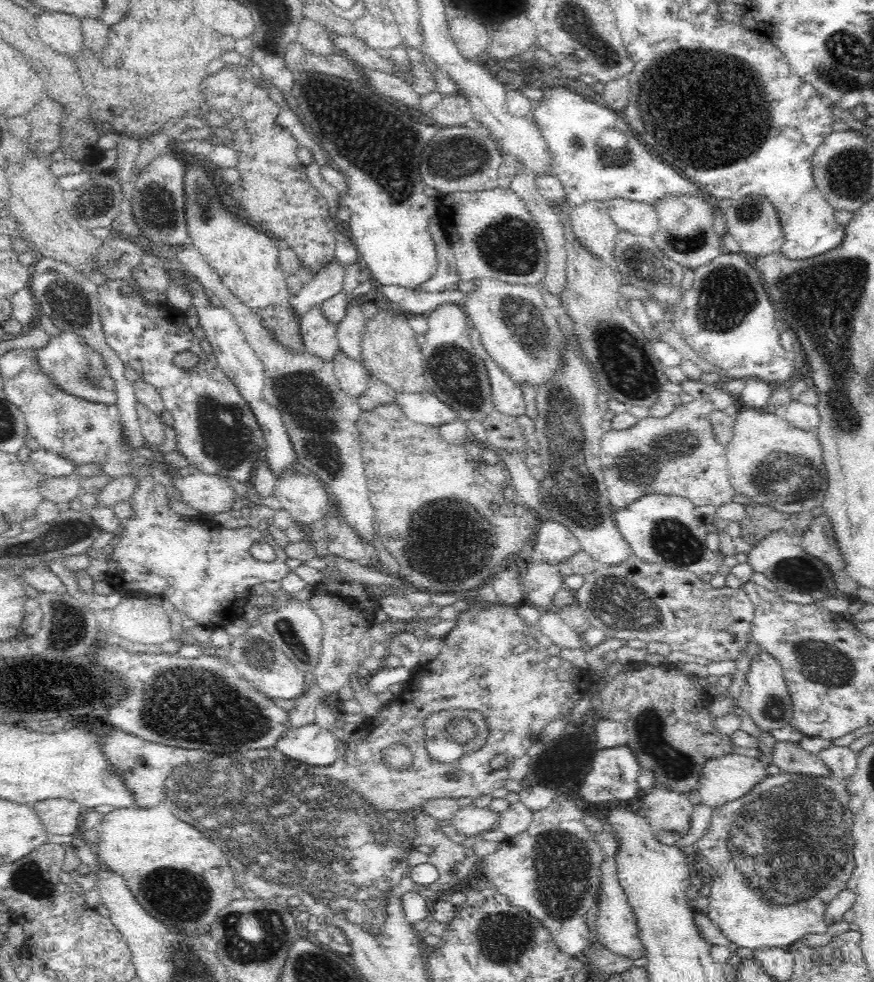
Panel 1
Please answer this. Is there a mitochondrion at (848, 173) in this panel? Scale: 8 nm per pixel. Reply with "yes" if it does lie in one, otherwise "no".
yes

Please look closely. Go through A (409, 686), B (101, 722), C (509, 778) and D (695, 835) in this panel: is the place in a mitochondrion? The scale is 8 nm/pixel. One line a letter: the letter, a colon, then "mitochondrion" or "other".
A: other
B: other
C: other
D: other

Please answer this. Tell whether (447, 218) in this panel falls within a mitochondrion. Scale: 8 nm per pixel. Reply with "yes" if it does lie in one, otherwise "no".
no

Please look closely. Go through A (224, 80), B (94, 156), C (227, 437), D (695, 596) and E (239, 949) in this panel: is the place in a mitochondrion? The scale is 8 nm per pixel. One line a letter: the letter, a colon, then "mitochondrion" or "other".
A: other
B: other
C: mitochondrion
D: other
E: mitochondrion

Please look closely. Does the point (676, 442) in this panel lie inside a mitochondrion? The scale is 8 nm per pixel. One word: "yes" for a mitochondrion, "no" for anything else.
yes

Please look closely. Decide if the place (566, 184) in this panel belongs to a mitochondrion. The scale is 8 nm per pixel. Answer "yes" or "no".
no

